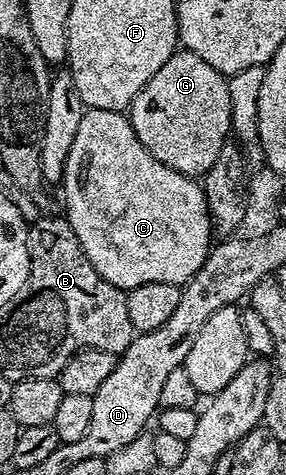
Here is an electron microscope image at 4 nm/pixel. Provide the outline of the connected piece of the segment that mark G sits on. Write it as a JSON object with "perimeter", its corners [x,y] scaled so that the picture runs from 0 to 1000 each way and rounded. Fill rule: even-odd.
{"perimeter":[[[622,105],[566,147],[497,181],[455,229],[455,274],[552,341],[640,371],[710,373],[748,349],[811,274],[797,162],[706,131],[692,114]]]}

